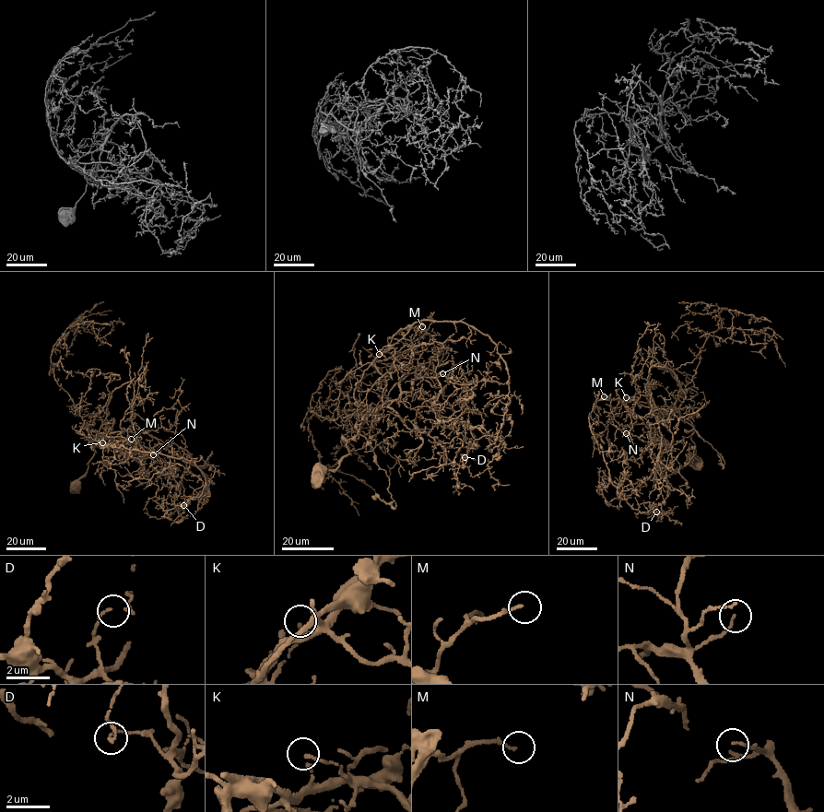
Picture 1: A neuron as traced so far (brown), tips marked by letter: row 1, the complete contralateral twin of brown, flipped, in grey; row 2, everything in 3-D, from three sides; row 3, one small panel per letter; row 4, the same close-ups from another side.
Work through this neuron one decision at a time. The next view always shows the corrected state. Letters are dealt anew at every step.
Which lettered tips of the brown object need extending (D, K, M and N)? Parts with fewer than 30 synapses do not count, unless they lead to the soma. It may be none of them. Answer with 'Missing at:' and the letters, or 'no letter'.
Missing at: M

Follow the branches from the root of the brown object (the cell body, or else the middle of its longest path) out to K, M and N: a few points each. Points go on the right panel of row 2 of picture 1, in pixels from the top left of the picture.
K: (693, 459), (695, 449), (691, 436), (694, 428), (689, 420), (640, 406), (626, 397)
M: (693, 459), (695, 449), (691, 436), (694, 428), (689, 420), (640, 406), (633, 400), (608, 400), (604, 396)
N: (693, 459), (690, 420), (663, 414), (655, 409), (650, 395), (641, 394), (634, 404), (632, 427), (626, 433)

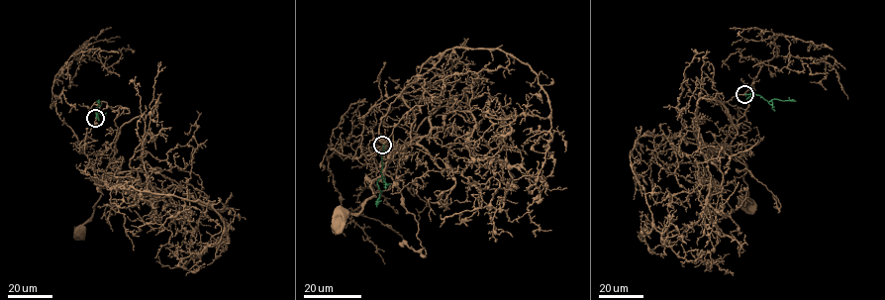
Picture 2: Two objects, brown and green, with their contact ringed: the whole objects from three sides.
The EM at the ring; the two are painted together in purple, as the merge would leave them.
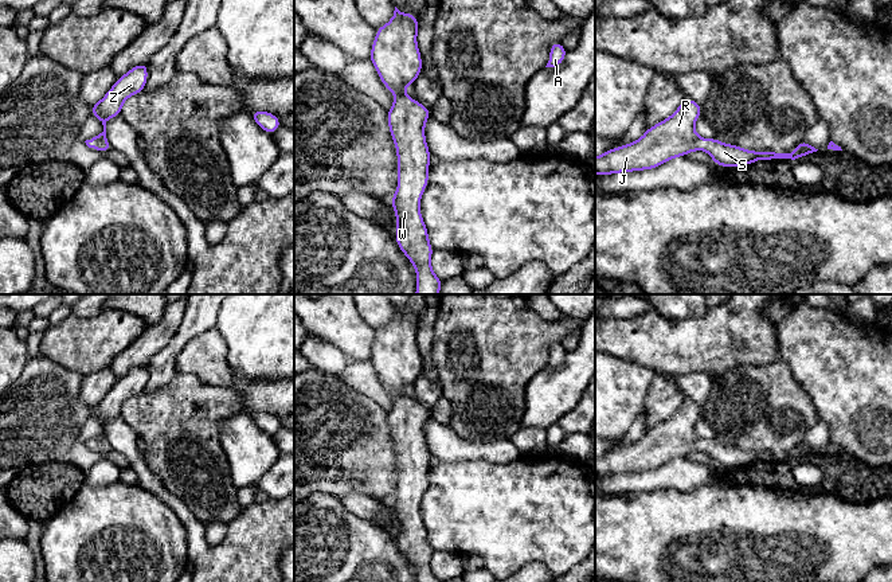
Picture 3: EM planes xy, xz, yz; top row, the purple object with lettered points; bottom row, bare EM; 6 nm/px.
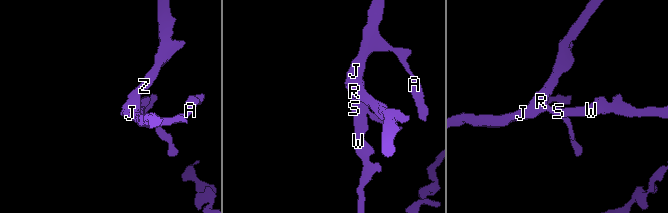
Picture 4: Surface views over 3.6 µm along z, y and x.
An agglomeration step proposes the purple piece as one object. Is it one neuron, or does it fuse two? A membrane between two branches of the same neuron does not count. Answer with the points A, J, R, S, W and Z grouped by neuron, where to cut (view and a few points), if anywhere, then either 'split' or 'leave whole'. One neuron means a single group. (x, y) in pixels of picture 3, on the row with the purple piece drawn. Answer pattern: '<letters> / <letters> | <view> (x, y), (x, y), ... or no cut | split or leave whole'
A J R S W Z | no cut | leave whole

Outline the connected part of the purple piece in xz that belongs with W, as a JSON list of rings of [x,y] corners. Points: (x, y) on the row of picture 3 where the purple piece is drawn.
[[[395,7],[391,20],[376,28],[369,62],[375,66],[382,83],[396,98],[387,112],[390,134],[396,148],[399,175],[395,195],[390,200],[396,216],[395,241],[400,251],[415,267],[415,294],[439,294],[443,280],[438,278],[431,269],[434,247],[430,245],[429,231],[419,210],[422,195],[429,184],[431,153],[426,142],[425,126],[431,112],[416,99],[404,94],[404,87],[412,85],[422,74],[422,55],[416,42],[418,31],[418,17],[414,13],[403,13]]]

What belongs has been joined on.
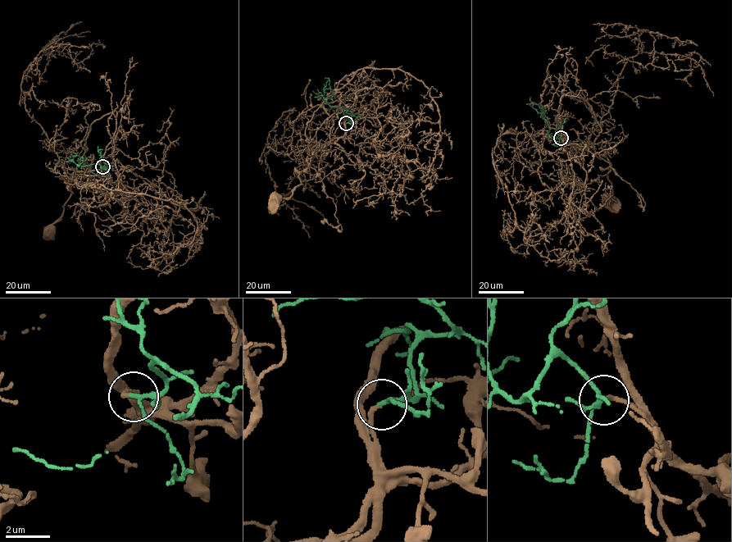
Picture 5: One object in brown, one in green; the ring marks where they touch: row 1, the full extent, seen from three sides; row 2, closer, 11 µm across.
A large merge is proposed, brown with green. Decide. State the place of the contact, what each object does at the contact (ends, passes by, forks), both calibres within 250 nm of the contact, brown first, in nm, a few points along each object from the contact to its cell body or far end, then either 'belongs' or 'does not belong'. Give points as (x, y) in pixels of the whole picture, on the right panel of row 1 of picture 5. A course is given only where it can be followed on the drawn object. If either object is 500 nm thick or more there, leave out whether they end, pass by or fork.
(561, 138) | brown ends | green passes by | 180/150 nm | brown via (561, 138), (575, 149), (579, 147), (606, 157), (611, 166), (607, 178), (611, 184), (610, 200) | green via (561, 138), (556, 133), (552, 137), (549, 136), (548, 123), (543, 110), (544, 107), (530, 101), (530, 97) | belongs

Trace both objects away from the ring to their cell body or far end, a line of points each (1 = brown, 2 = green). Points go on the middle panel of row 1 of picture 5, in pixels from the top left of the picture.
1: (346, 123), (343, 135), (322, 145), (298, 175), (302, 185), (297, 186), (291, 197), (276, 200)
2: (346, 123), (350, 122), (349, 118), (354, 115), (343, 107), (330, 107), (322, 96), (329, 79), (325, 78)

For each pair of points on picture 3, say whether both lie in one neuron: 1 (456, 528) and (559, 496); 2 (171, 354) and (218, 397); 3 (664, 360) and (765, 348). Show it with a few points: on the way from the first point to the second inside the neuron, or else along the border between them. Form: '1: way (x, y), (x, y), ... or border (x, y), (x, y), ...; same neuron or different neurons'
1: way (481, 511), (533, 510); same neuron
2: border (176, 372), (168, 382), (151, 391); different neurons
3: way (689, 351), (739, 351); same neuron

